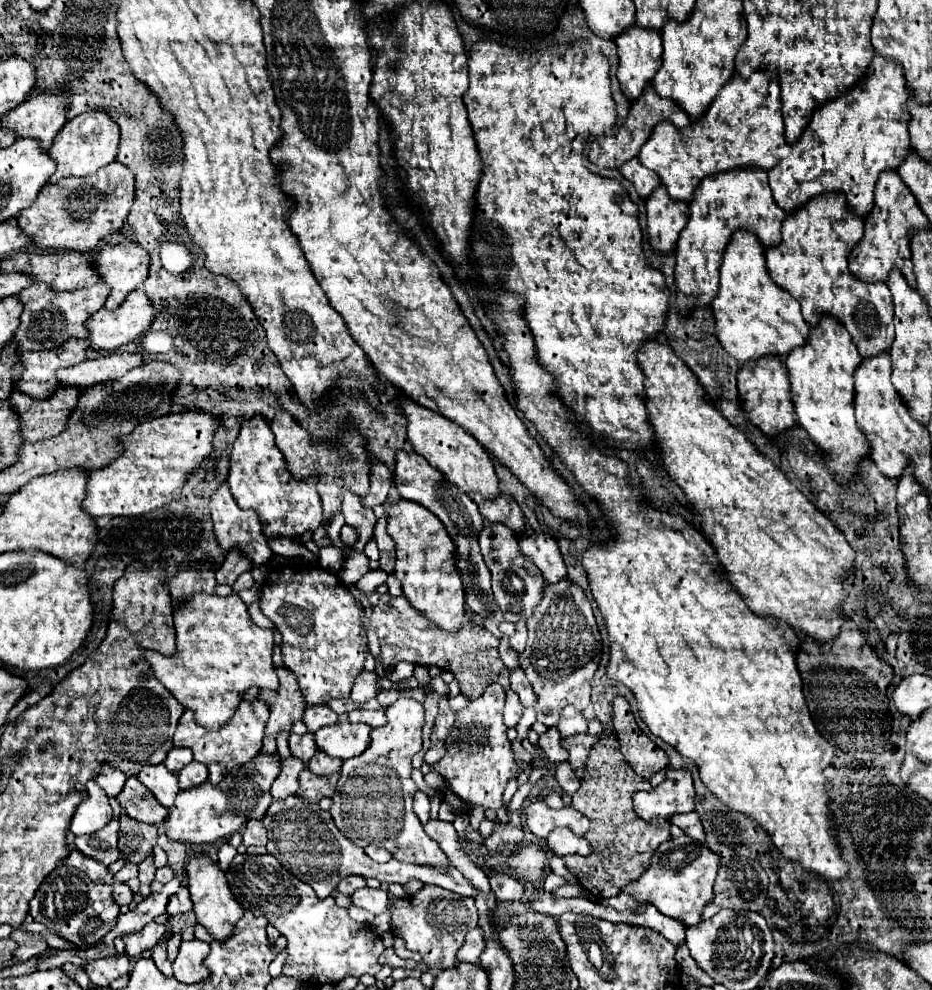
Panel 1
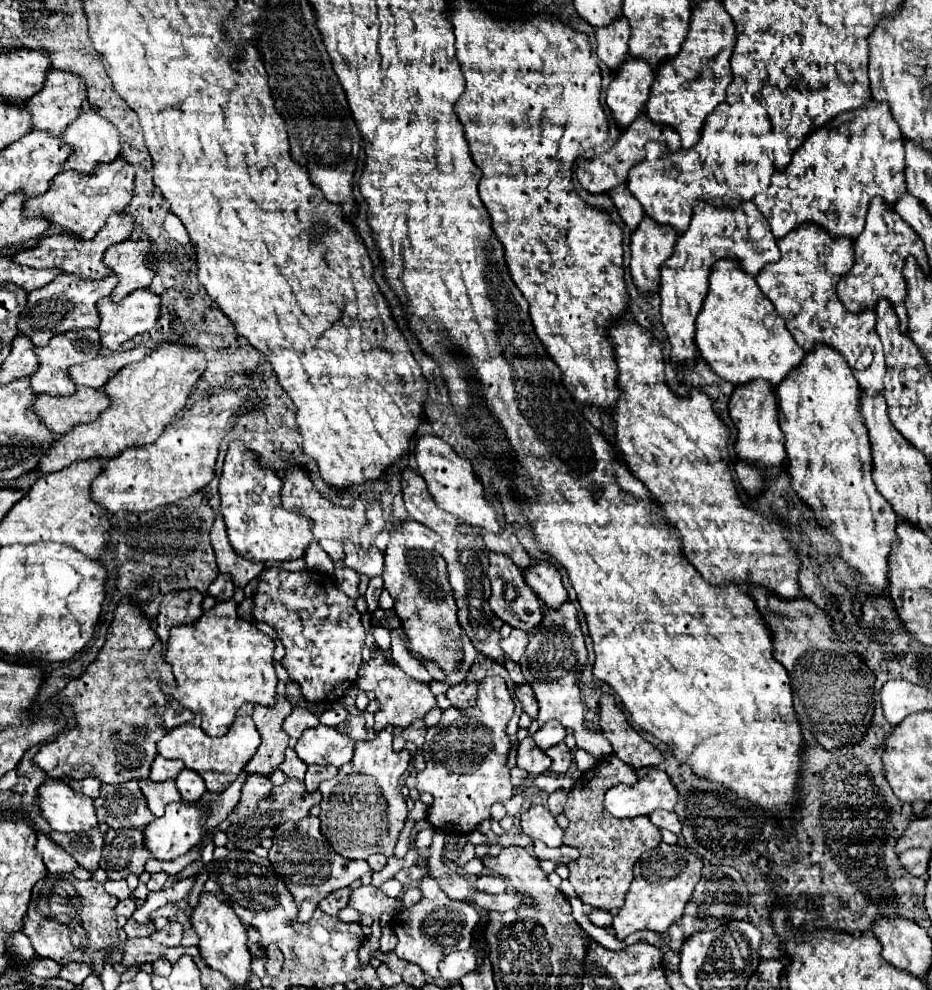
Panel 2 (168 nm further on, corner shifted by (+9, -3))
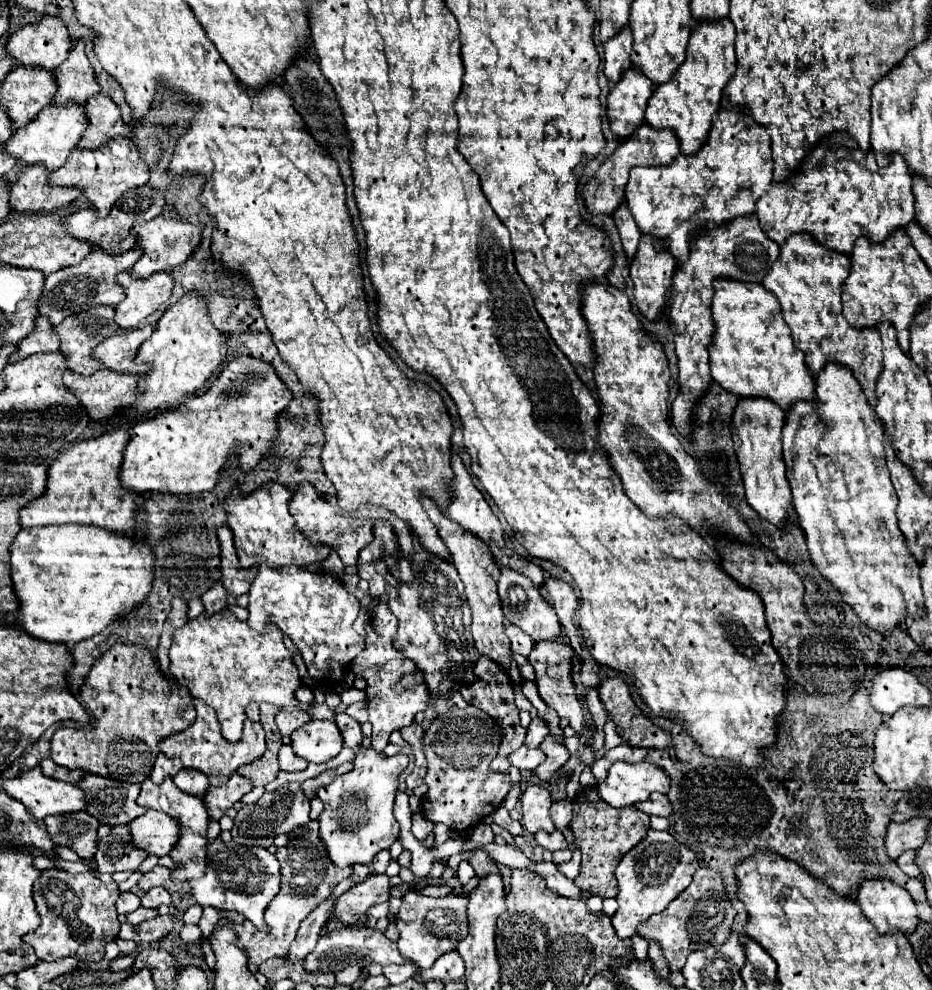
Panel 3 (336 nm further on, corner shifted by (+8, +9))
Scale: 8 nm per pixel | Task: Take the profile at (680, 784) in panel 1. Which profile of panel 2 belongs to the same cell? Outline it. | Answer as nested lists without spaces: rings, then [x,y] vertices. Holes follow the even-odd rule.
[[[651,769],[643,779],[633,785],[615,785],[605,793],[605,809],[617,817],[649,815],[655,809],[673,811],[677,803],[677,789],[669,775],[659,769]]]

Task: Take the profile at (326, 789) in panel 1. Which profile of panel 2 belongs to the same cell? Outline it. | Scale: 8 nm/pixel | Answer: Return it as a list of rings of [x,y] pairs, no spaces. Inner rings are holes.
[[[285,781],[283,785],[279,787],[273,787],[271,791],[271,799],[261,799],[257,809],[253,811],[253,815],[249,815],[247,819],[239,821],[239,823],[233,823],[229,829],[227,829],[227,837],[229,841],[241,849],[241,851],[253,851],[263,839],[271,839],[269,837],[269,831],[273,833],[277,827],[281,827],[283,823],[291,821],[291,823],[297,823],[301,817],[307,817],[309,815],[309,809],[313,805],[319,805],[321,801],[321,793],[315,791],[315,793],[307,793],[305,791],[305,783],[303,781]]]

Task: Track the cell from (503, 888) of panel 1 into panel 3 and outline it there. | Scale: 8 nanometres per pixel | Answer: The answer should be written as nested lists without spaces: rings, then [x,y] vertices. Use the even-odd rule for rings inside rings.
[[[476,849],[474,857],[468,859],[468,863],[474,867],[478,877],[486,877],[486,873],[500,873],[500,867],[496,861],[492,861],[482,849]]]

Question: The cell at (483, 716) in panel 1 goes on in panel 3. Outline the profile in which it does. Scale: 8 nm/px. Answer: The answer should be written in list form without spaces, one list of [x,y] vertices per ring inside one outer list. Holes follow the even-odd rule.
[[[456,707],[434,717],[424,731],[424,755],[428,759],[424,781],[428,793],[422,797],[422,815],[432,823],[444,823],[462,833],[502,805],[510,789],[510,775],[490,769],[502,743],[502,727],[492,717],[462,717],[452,715],[454,711]]]

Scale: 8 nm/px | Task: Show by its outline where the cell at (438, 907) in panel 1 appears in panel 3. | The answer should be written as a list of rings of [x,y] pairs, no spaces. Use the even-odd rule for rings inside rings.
[[[408,891],[396,915],[396,925],[400,931],[398,951],[402,953],[402,957],[412,959],[422,969],[430,969],[430,965],[434,965],[440,955],[456,949],[458,941],[466,937],[466,895],[448,893],[446,897],[436,899]]]

